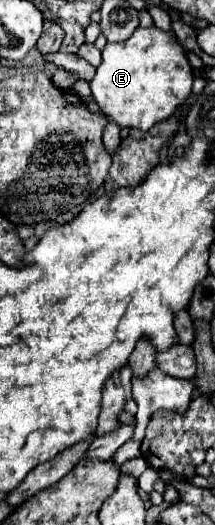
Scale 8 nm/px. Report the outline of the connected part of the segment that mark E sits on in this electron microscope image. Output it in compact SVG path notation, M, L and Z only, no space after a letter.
M138 28L130 40L122 44L106 44L102 50L102 62L96 68L96 76L90 80L92 98L98 104L100 112L116 122L120 128L136 128L142 132L148 132L156 122L166 120L178 104L186 100L186 96L192 90L192 66L186 60L186 50L178 44L174 34L152 28Z

